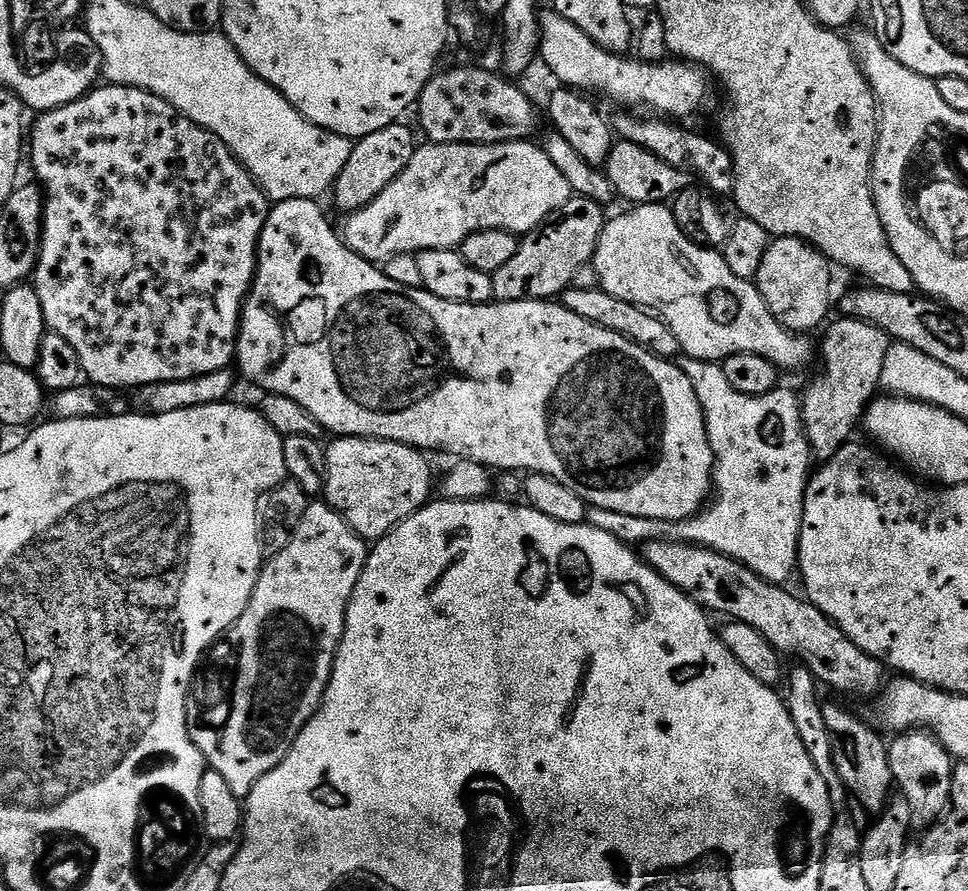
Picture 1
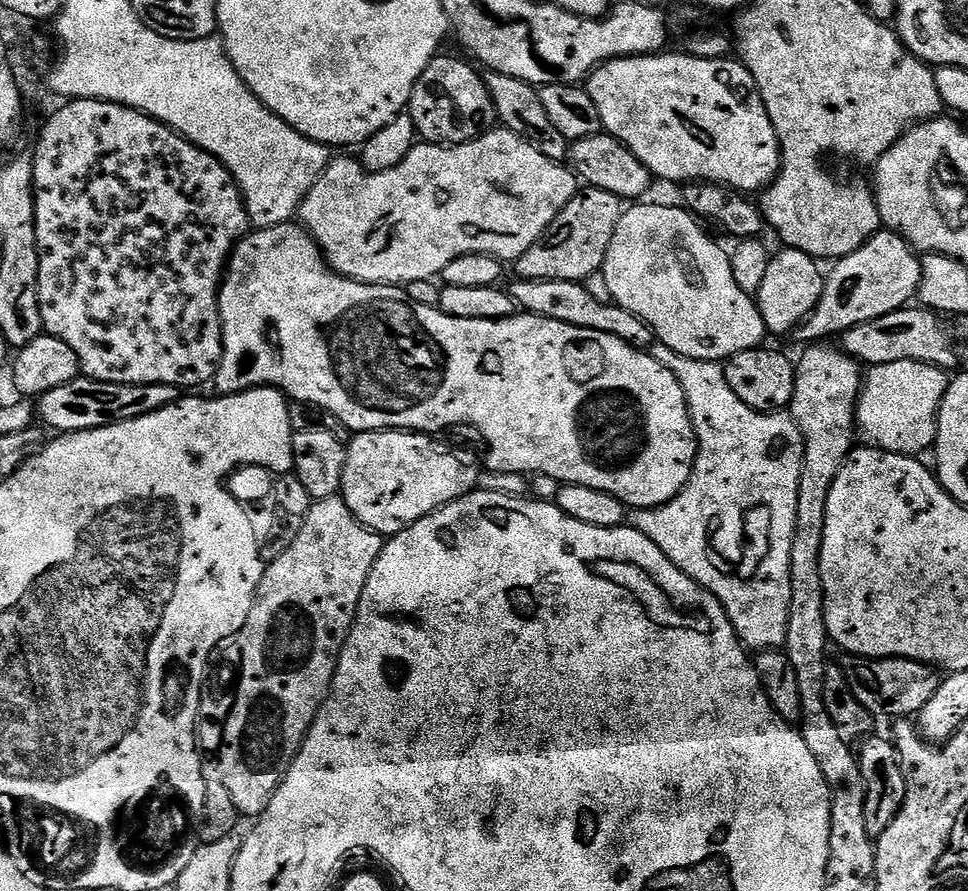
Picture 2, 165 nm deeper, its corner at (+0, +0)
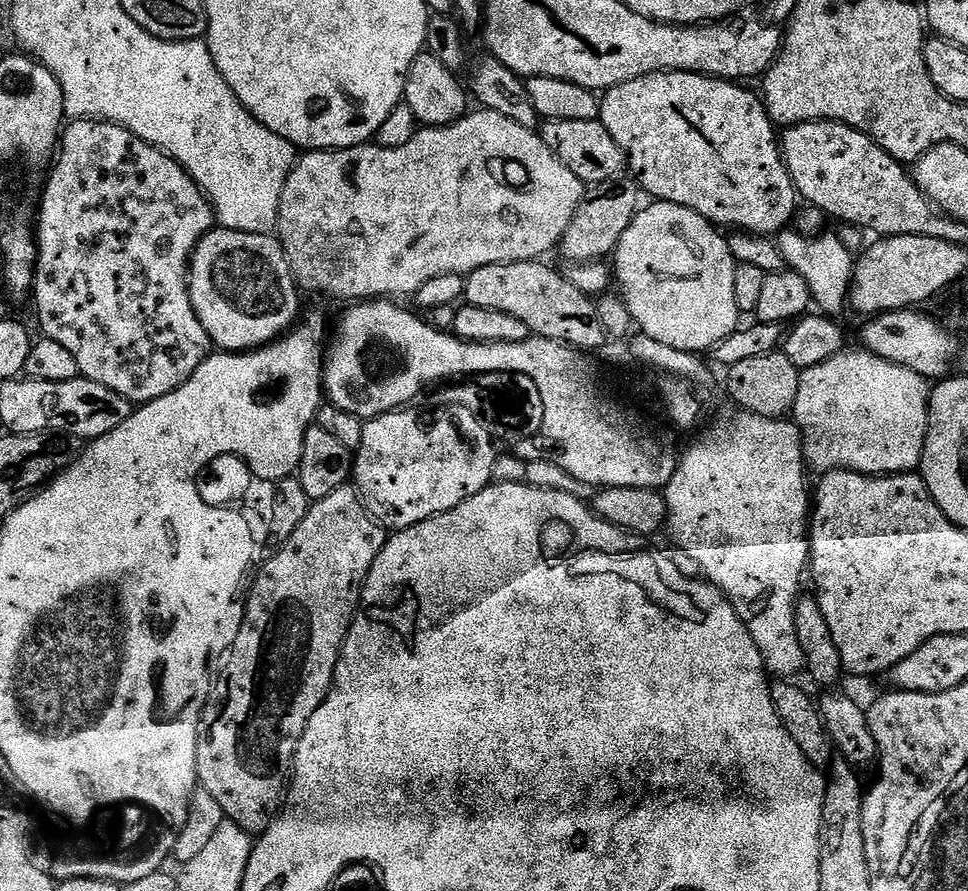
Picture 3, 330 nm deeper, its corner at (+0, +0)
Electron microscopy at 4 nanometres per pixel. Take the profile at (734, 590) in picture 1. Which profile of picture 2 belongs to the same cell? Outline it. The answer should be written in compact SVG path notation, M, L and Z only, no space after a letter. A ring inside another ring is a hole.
M853 655L847 659L848 664L843 665L843 670L848 675L850 690L854 690L854 698L858 698L874 718L915 717L934 696L942 681L941 673L933 665L923 664L920 660L904 660L901 656L873 658Z

